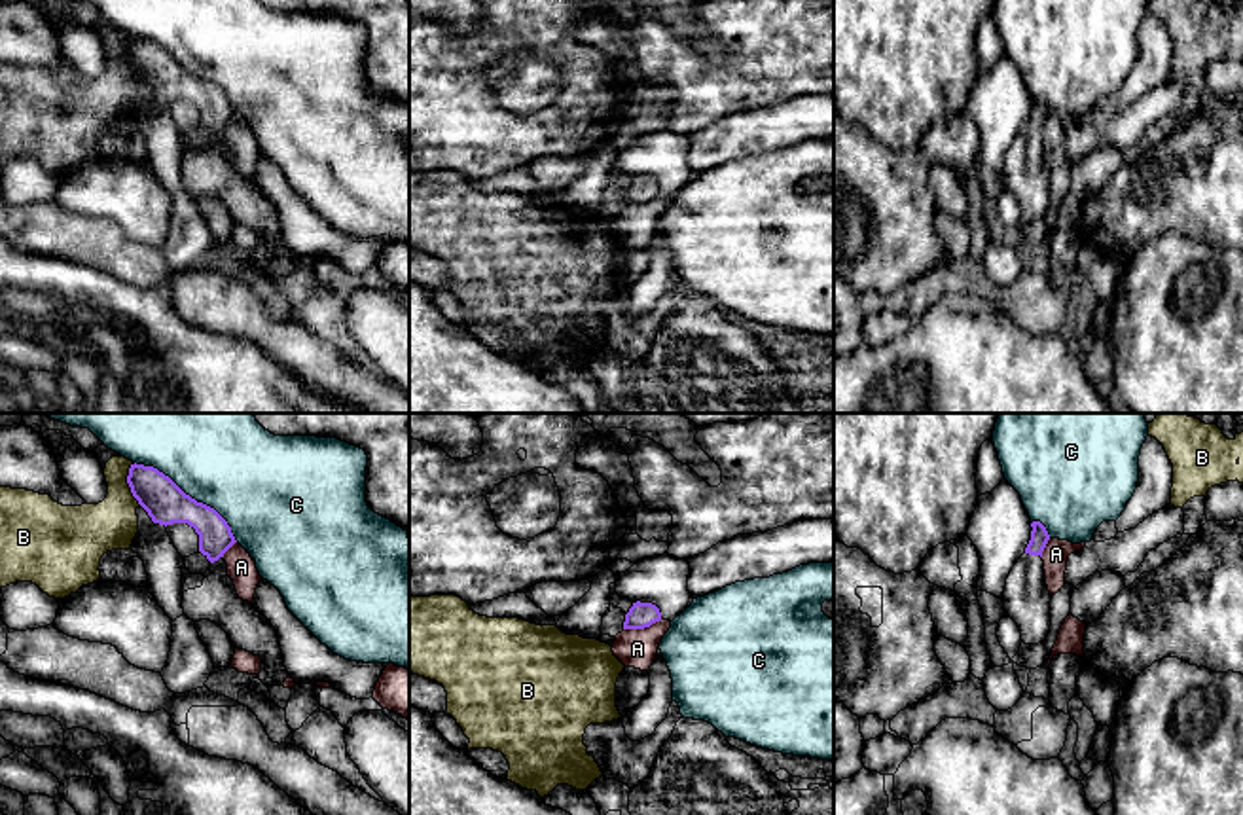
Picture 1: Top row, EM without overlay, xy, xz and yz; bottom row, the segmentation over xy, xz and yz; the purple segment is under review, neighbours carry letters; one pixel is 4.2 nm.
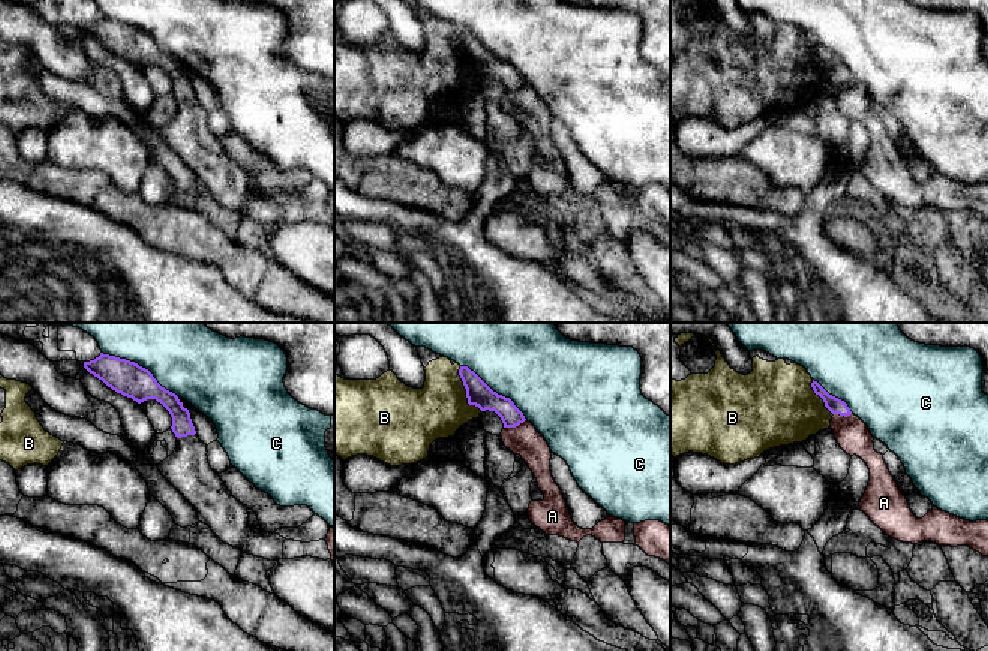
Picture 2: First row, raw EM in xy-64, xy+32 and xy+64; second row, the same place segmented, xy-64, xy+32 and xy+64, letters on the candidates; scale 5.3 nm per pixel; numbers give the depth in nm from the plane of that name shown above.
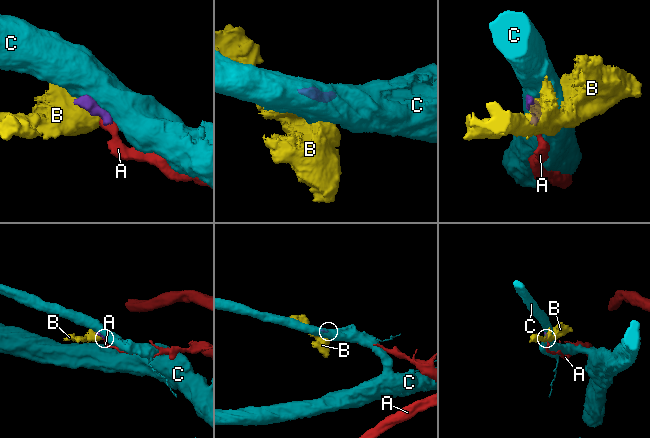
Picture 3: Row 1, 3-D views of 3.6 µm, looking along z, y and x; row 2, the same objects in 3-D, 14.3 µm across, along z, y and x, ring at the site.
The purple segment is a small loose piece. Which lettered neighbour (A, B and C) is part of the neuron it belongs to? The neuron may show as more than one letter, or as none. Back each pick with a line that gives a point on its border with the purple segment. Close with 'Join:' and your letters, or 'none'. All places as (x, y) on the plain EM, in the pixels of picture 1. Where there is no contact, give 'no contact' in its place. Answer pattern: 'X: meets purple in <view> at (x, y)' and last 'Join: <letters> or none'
Join: none

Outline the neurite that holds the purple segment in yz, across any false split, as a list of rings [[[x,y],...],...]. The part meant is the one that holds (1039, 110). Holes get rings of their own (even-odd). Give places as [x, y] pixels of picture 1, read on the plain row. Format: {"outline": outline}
{"outline": [[[1033,97],[1031,102],[1031,116],[1006,154],[1002,174],[1004,188],[1021,207],[1021,216],[1038,220],[1048,212],[1052,201],[1052,171],[1046,161],[1042,136],[1050,110],[1040,97]]]}

